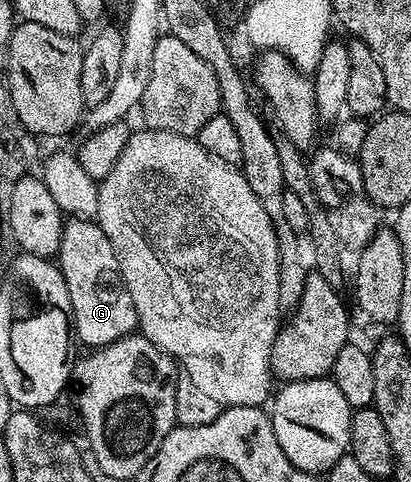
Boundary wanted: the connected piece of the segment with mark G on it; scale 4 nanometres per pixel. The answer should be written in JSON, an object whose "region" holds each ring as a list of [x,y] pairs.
{"region":[[[69,219],[61,229],[55,262],[61,268],[63,281],[67,281],[67,293],[71,293],[73,329],[80,342],[82,339],[89,349],[106,347],[138,330],[137,314],[131,301],[131,293],[127,293],[127,285],[117,267],[117,258],[111,249],[111,241],[107,241],[107,233],[103,233],[98,223],[91,219]]]}

